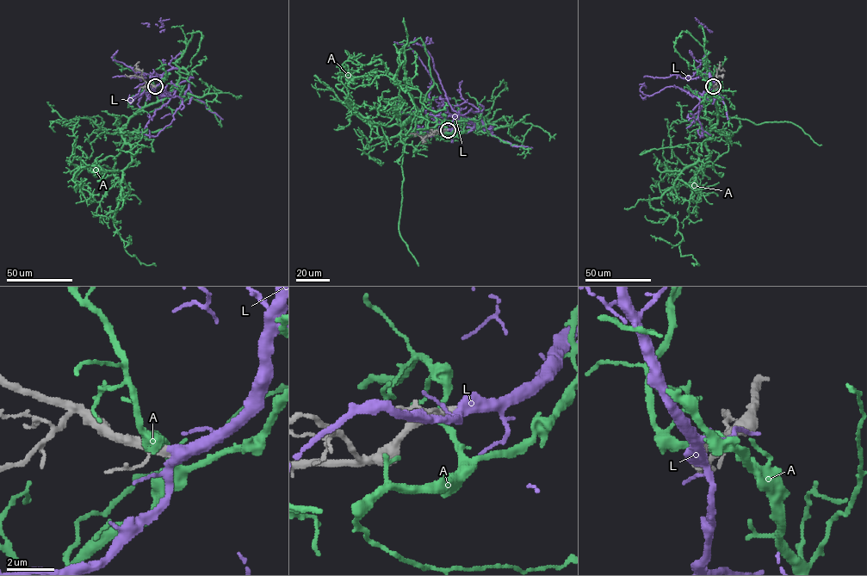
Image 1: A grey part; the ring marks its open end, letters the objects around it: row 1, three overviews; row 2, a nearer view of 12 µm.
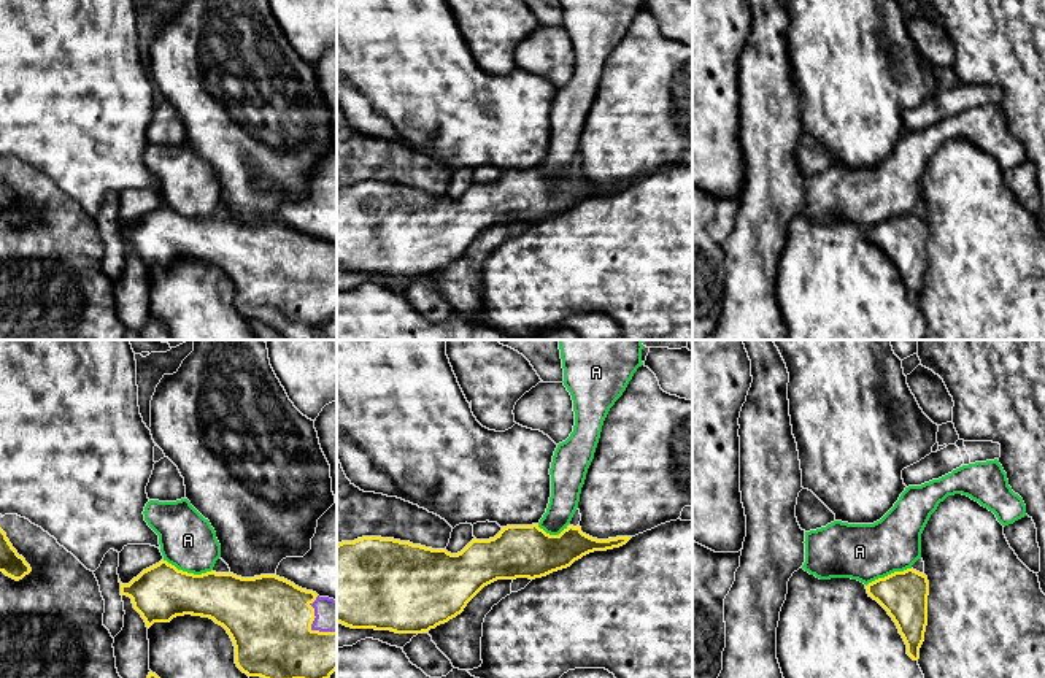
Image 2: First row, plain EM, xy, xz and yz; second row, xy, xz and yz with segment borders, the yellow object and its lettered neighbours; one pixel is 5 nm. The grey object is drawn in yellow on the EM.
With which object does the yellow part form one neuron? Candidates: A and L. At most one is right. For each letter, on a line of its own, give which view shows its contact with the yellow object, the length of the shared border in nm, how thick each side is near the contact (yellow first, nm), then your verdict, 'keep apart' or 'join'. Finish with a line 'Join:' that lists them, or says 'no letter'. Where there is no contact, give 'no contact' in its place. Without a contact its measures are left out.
A: xy | 260 nm | 280/280 nm | keep apart
L: xy | 220 nm | 420/160 nm | join
Join: L

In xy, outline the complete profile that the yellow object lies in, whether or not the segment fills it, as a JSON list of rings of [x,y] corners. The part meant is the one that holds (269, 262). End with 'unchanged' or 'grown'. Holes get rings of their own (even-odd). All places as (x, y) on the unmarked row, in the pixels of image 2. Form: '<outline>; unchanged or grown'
[[[160,205],[129,229],[121,227],[121,240],[132,243],[148,273],[184,259],[213,264],[230,279],[235,308],[248,321],[281,330],[294,324],[321,327],[337,314],[337,245],[319,241],[276,219],[241,222],[213,214],[194,219]]]; grown

